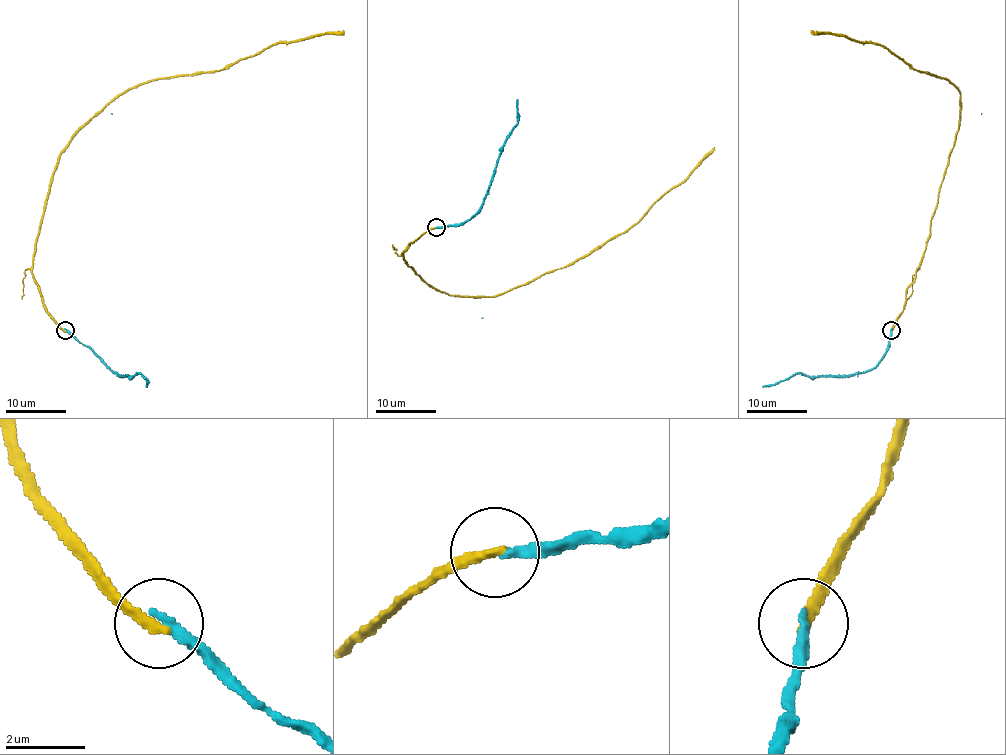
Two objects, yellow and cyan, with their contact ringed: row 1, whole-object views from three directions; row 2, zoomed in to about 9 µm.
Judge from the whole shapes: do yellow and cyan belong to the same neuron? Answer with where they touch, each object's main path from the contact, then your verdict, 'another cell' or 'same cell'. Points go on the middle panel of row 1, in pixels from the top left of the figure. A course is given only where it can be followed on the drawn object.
(436, 227) | yellow via (435, 228), (402, 252), (405, 261), (431, 287), (452, 296), (497, 296), (573, 264), (626, 232), (714, 148) | cyan via (435, 228), (481, 317) | another cell

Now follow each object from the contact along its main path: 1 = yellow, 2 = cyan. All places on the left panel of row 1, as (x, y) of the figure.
1: (65, 331), (47, 310), (32, 269), (60, 151), (110, 102), (141, 84), (222, 70), (272, 45), (343, 30)
2: (65, 329), (110, 113)

